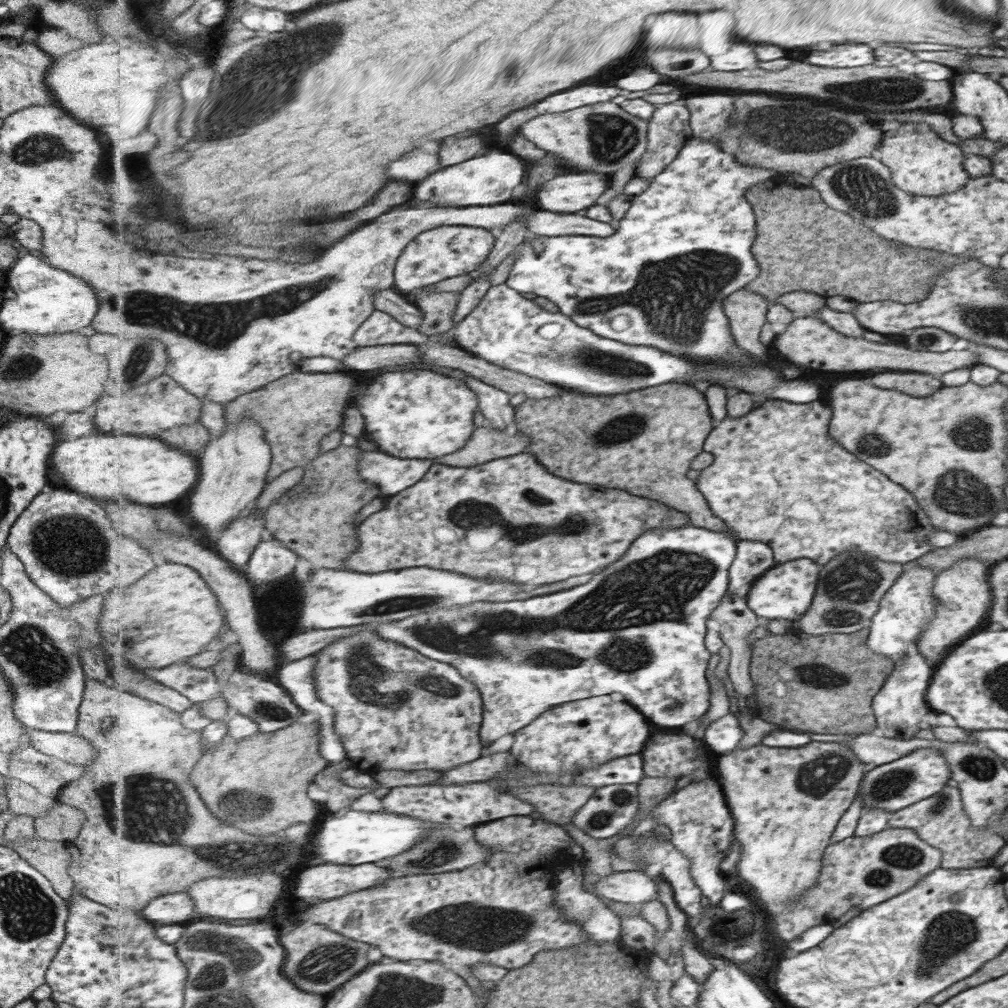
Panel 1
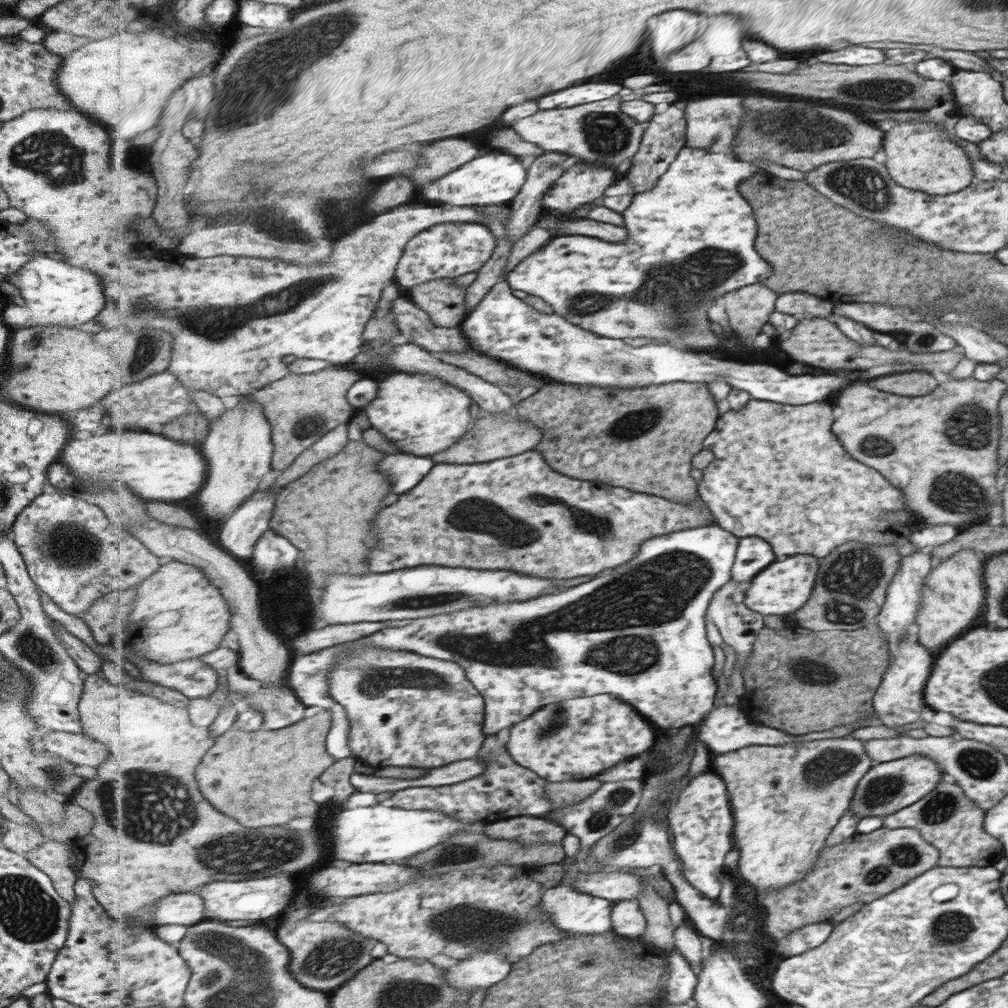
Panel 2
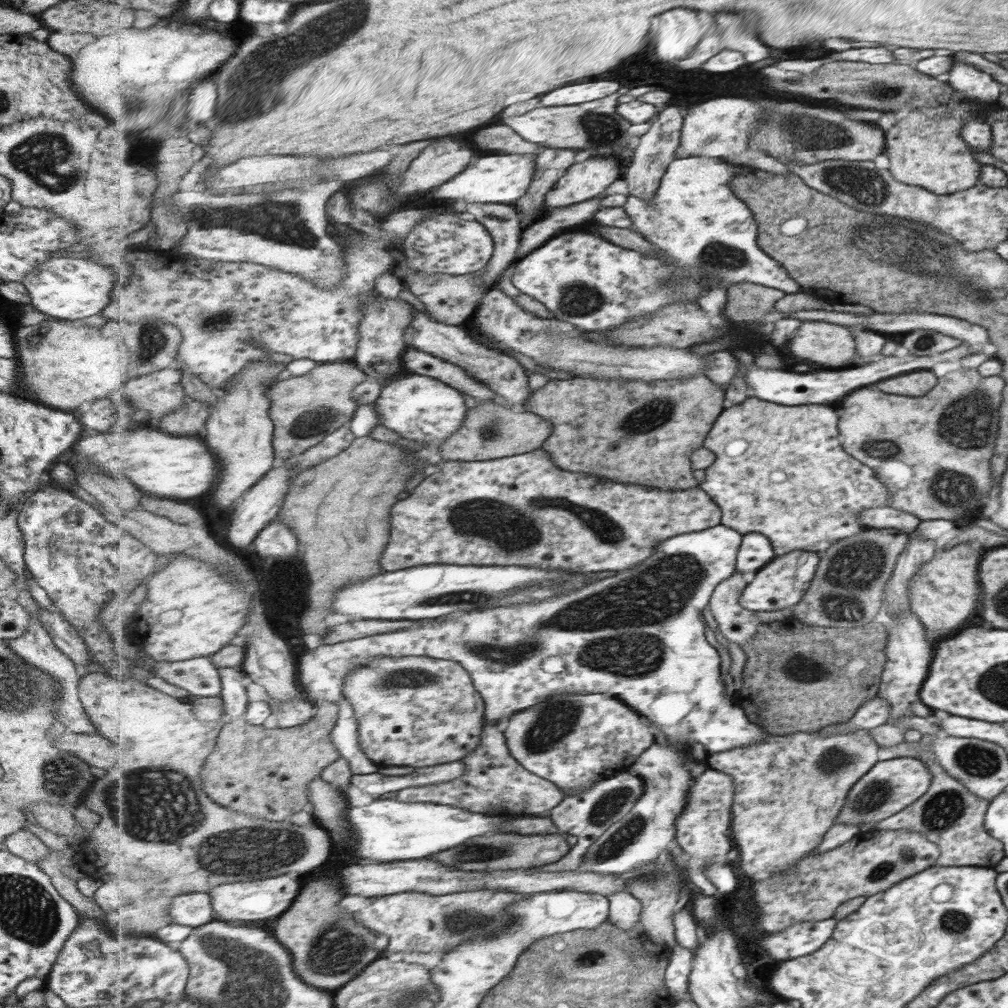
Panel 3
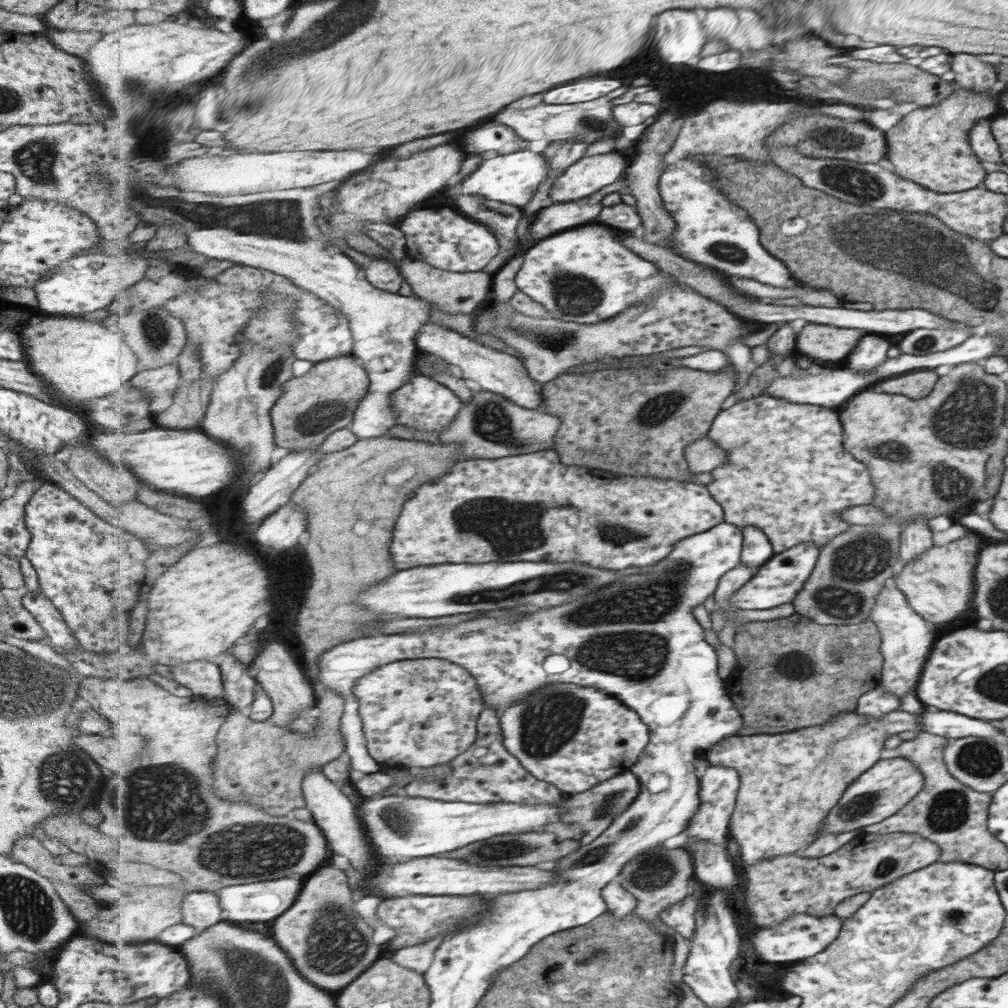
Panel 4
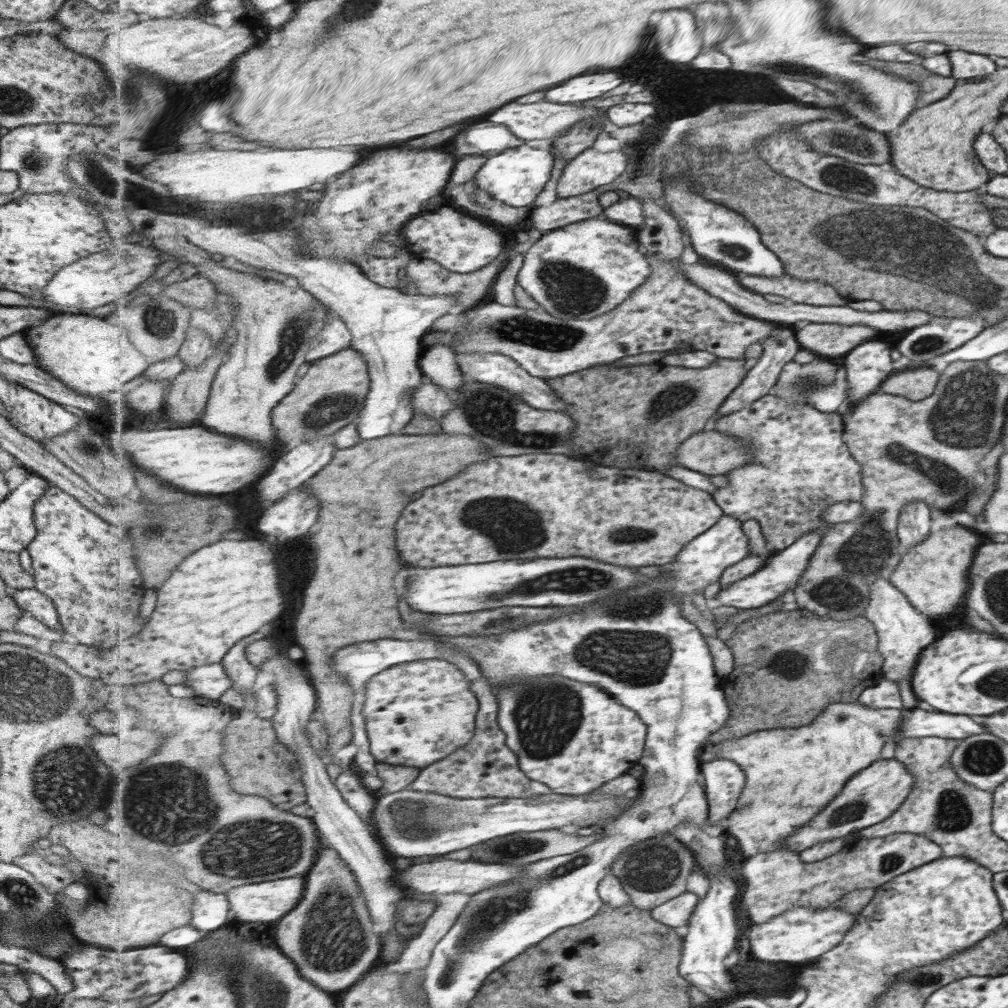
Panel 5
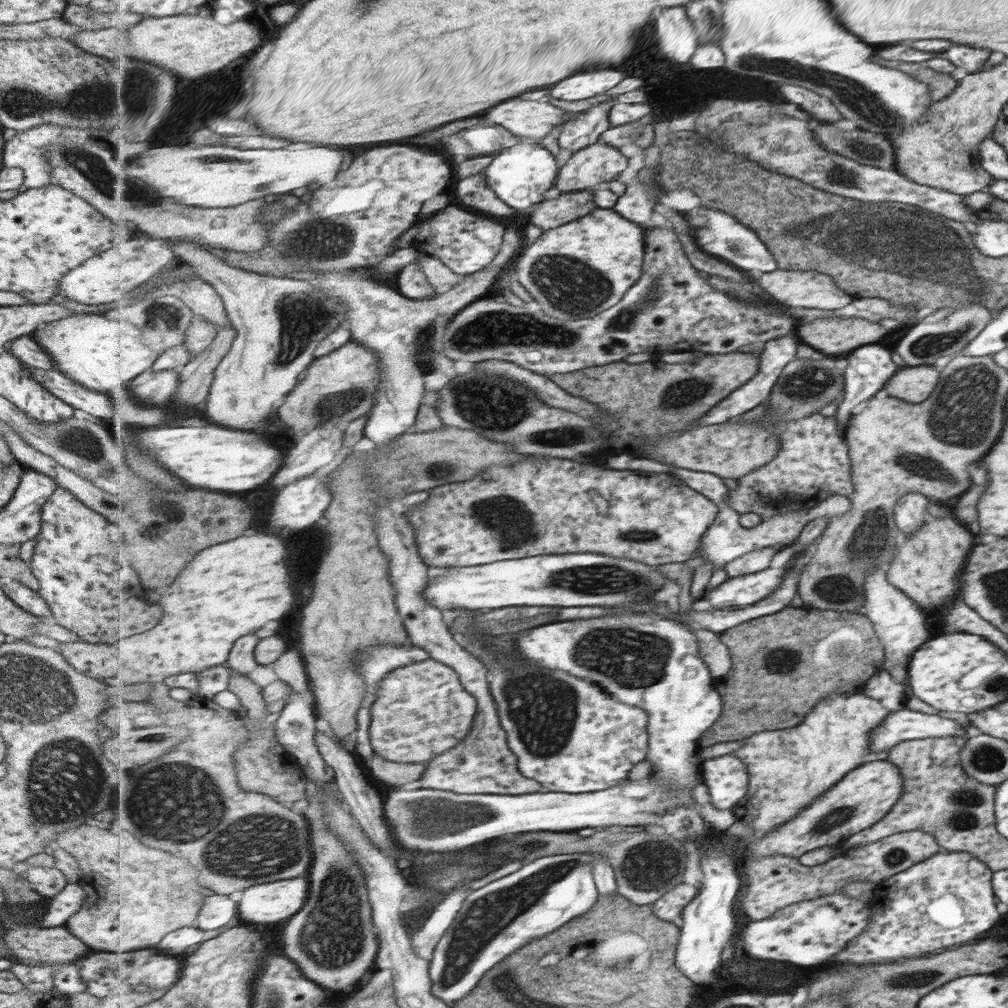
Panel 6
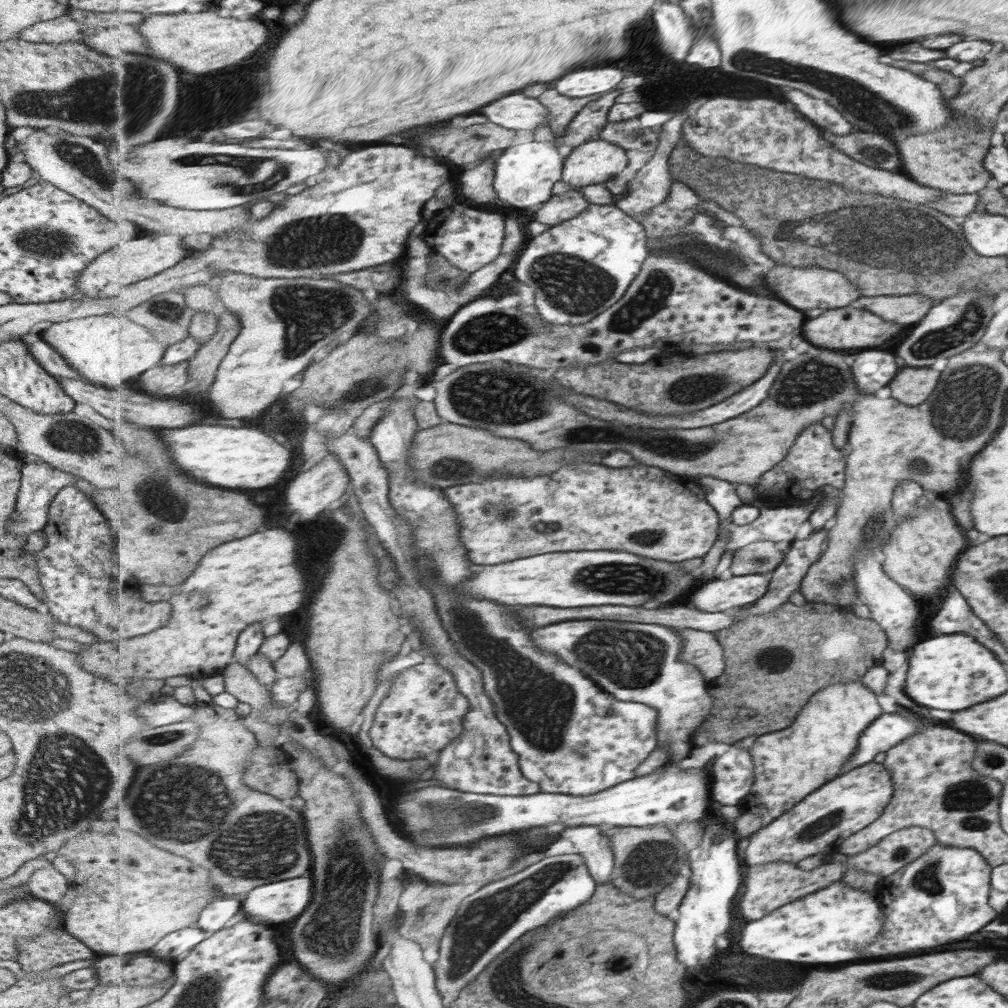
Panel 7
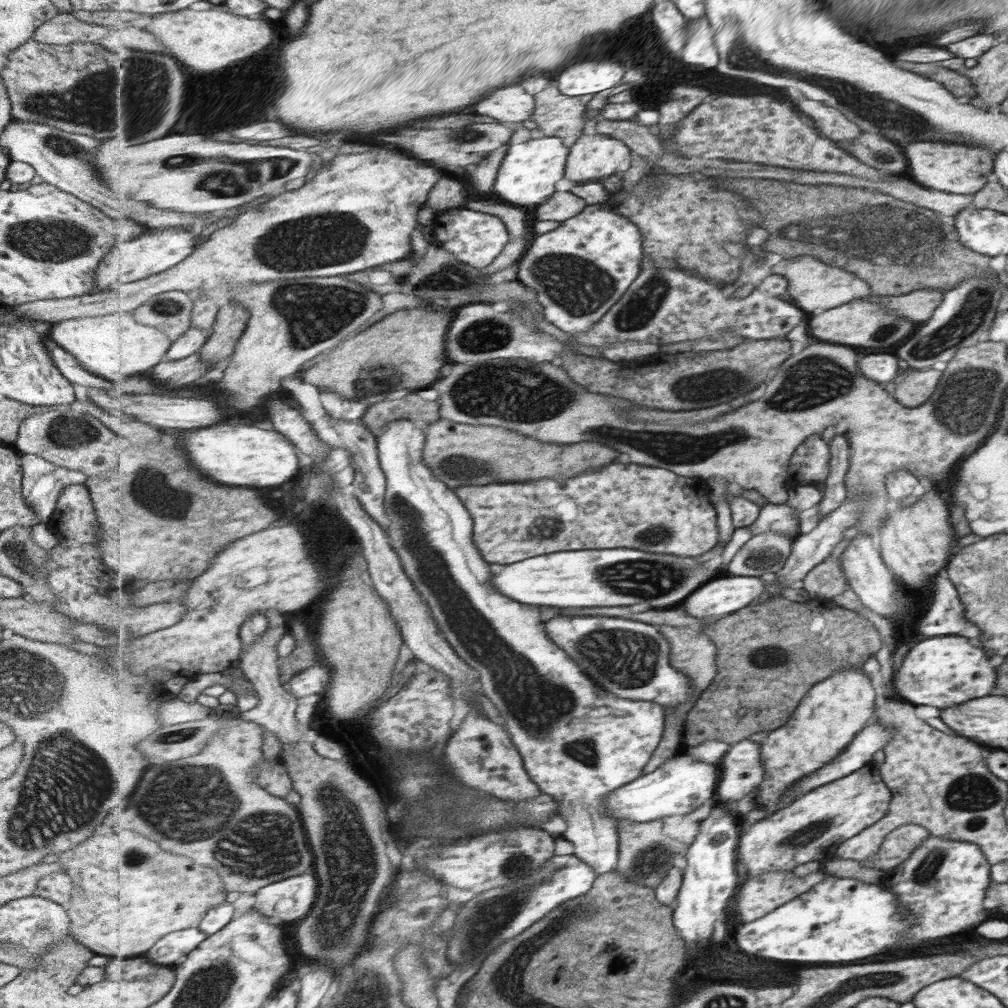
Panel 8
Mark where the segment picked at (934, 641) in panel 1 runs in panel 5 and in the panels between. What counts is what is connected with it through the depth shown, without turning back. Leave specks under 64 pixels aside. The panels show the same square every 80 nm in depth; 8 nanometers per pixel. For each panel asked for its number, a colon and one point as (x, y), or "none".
2: (953, 598)
3: (943, 594)
4: (937, 585)
5: (932, 576)

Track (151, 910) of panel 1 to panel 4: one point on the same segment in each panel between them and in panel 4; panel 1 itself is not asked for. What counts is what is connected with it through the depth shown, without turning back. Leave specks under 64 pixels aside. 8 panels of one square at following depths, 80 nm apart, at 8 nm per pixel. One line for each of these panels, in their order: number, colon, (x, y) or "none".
2: (188, 909)
3: (197, 909)
4: (201, 909)

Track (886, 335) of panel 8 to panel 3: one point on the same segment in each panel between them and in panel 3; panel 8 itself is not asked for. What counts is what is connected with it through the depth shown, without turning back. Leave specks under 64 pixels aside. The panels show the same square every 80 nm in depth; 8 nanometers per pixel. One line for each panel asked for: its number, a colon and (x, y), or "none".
3: (829, 345)
4: (820, 342)
5: (831, 340)
6: (836, 335)
7: (849, 327)

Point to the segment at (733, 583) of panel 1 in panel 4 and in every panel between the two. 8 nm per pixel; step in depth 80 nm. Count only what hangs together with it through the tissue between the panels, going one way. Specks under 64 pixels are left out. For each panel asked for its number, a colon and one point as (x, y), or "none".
2: (755, 554)
3: (757, 550)
4: (758, 549)

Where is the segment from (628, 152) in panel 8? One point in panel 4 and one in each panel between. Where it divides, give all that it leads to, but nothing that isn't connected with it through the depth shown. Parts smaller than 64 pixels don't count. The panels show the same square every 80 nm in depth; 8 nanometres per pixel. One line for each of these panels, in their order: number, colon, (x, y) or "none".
4: (589, 174)
5: (589, 170)
6: (594, 166)
7: (595, 161)

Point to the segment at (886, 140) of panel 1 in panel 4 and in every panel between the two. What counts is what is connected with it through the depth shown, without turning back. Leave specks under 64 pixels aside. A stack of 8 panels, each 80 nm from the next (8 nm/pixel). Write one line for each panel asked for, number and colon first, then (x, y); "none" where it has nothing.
2: (929, 162)
3: (929, 152)
4: (943, 162)

